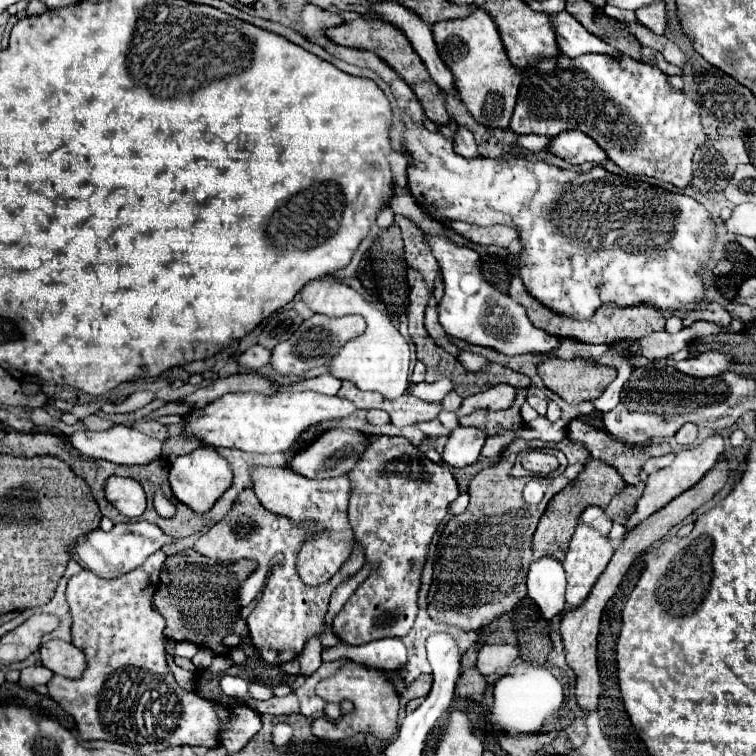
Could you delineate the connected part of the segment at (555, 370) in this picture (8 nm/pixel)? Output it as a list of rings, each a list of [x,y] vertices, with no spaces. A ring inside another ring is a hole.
[[[543,356],[537,364],[537,374],[551,392],[573,406],[601,396],[601,390],[617,376],[613,368],[603,368],[581,358],[561,360],[557,356]]]

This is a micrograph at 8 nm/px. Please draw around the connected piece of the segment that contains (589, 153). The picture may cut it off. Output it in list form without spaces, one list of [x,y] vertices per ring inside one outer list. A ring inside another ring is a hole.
[[[567,130],[567,132],[561,132],[557,134],[547,150],[563,160],[567,160],[569,164],[583,164],[583,162],[595,162],[595,164],[601,164],[607,160],[605,152],[583,132],[577,132],[577,130]]]

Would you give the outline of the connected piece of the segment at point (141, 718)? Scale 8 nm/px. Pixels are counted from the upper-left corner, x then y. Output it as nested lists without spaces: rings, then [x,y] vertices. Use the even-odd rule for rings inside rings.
[[[159,550],[149,560],[123,576],[105,580],[89,570],[81,570],[67,584],[67,600],[73,614],[73,644],[87,656],[87,670],[77,680],[53,676],[47,684],[51,698],[75,718],[77,730],[83,740],[109,740],[131,746],[141,754],[159,752],[175,746],[205,746],[213,748],[219,742],[221,726],[229,724],[229,710],[201,698],[195,692],[185,692],[173,678],[165,660],[165,620],[153,612],[151,598],[155,590],[147,590],[153,572],[161,572],[165,554]]]

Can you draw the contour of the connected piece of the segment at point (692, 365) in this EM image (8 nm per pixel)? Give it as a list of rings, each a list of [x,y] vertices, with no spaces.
[[[705,352],[697,358],[687,358],[683,362],[675,362],[675,368],[679,372],[685,372],[687,376],[697,376],[697,378],[717,376],[723,370],[729,370],[733,366],[735,364],[721,352]]]

